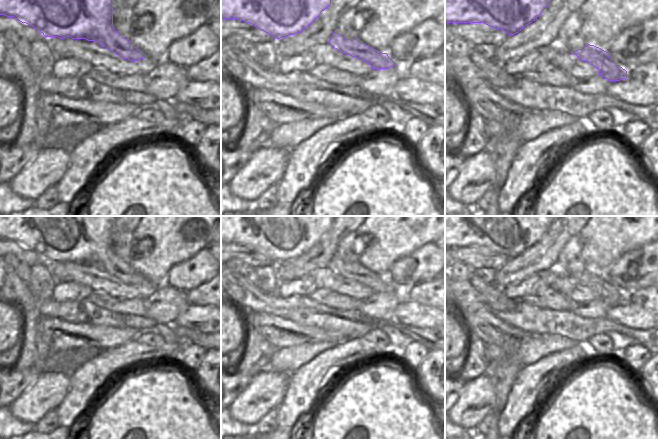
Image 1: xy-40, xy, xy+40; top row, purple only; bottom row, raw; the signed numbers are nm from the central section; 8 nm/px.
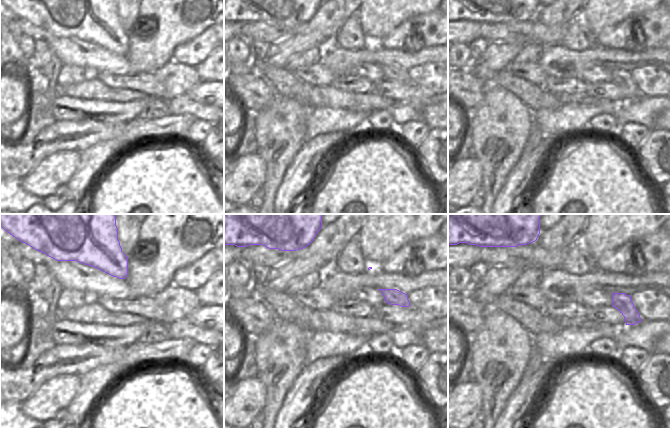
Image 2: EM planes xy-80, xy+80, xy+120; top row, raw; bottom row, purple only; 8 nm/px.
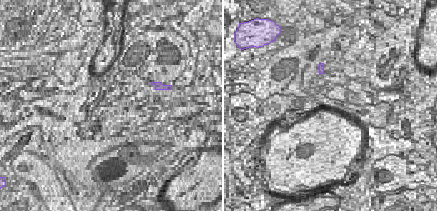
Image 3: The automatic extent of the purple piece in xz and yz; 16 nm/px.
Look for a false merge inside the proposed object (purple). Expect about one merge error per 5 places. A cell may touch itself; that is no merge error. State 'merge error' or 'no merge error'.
no merge error

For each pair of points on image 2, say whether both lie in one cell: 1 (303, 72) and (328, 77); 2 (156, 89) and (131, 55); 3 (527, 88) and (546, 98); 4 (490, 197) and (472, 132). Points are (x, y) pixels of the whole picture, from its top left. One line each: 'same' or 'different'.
1: same
2: different
3: same
4: same

